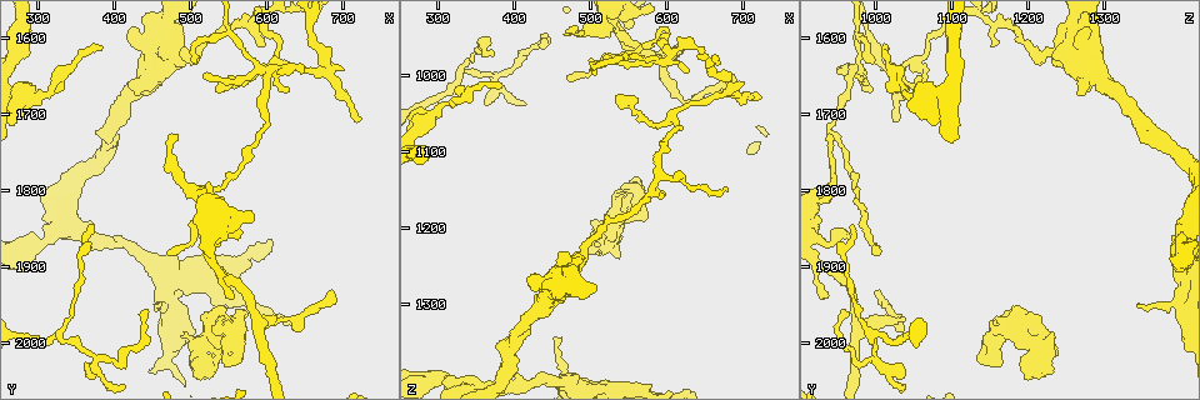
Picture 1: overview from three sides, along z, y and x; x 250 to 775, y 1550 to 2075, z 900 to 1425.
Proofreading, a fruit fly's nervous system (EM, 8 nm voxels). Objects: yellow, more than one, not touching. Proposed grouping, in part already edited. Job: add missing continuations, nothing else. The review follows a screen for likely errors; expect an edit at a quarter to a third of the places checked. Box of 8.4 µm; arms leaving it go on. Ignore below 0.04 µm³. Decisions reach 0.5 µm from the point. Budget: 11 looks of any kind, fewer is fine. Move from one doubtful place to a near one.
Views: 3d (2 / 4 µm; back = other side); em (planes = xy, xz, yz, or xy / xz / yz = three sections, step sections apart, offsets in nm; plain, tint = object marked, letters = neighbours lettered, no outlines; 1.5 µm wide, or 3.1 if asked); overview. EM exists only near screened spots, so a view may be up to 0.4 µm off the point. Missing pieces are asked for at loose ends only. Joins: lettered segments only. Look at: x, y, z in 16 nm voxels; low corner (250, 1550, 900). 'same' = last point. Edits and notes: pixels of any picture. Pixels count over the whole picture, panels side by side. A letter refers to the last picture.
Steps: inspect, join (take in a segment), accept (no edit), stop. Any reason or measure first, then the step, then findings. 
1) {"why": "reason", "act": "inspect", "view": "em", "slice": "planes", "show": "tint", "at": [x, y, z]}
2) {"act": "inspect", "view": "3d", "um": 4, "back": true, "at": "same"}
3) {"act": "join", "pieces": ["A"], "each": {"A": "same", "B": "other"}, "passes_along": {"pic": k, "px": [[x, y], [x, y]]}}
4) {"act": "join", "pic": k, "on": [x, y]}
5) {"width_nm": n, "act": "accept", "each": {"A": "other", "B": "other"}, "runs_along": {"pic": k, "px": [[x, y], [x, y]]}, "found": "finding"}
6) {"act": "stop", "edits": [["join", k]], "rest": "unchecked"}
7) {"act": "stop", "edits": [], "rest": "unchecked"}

{"why": "tapers out", "act": "inspect", "view": "3d", "um": 4, "at": [385, 1615, 1015]}

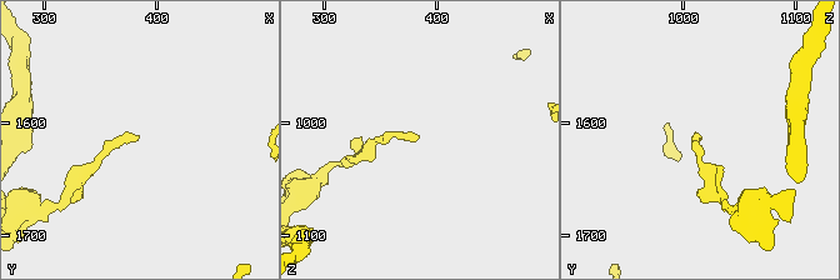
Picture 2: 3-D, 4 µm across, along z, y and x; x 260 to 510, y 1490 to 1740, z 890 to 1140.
{"why": "shape alone is not enough", "act": "inspect", "view": "em", "slice": "yz", "step": 8, "show": "letters", "at": [384, 1612, 1012]}

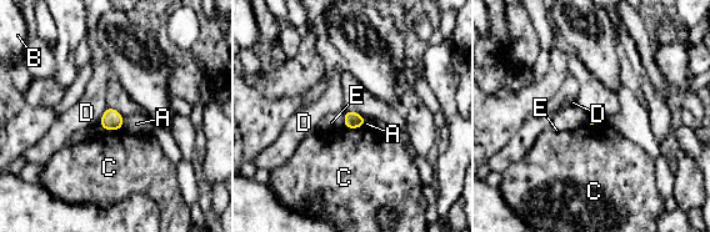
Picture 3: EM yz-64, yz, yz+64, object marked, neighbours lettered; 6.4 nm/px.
{"act": "accept", "each": {"A": "other", "B": "other", "C": "other", "D": "other", "E": "other"}, "border": {"pic": 3, "px": [[345, 111], [341, 126]]}, "found": "none of them fits"}

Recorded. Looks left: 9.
{"why": "thin end", "act": "inspect", "view": "em", "slice": "planes", "show": "letters", "at": [535, 1670, 1030]}

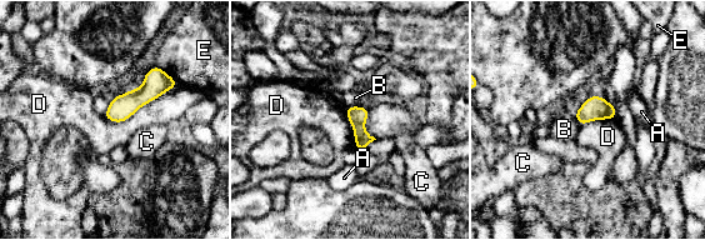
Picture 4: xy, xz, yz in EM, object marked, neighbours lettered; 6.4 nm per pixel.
{"width_nm": 120, "act": "accept", "each": {"A": "other", "B": "other", "C": "other", "D": "other", "E": "other"}, "border": {"pic": 4, "px": [[163, 94], [123, 121], [103, 115]]}, "found": "no lettered segment goes on from it"}

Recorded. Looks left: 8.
{"why": "tapers out", "act": "inspect", "view": "em", "slice": "planes", "show": "tint", "at": [480, 1725, 935]}

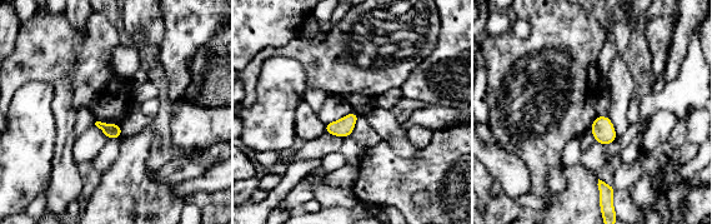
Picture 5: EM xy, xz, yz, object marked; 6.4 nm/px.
{"why": "what lies round it", "act": "inspect", "view": "em", "slice": "planes", "show": "letters", "at": "same"}

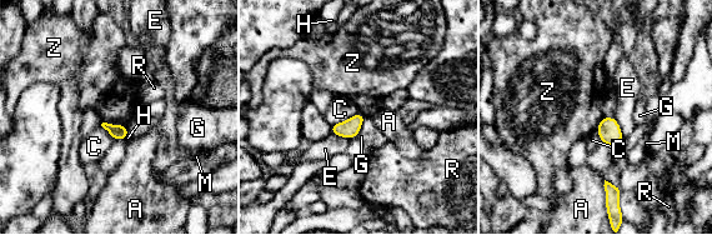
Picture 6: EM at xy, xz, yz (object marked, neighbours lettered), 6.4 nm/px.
{"act": "accept", "each": {"A": "other", "C": "other", "E": "other", "G": "other", "H": "other", "M": "other", "R": "other", "Z": "other"}, "border": {"pic": 6, "px": [[103, 121], [126, 126]]}, "found": "none of them fits"}

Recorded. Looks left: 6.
{"why": "thin end", "act": "inspect", "view": "3d", "um": 4, "at": [590, 1610, 1155]}

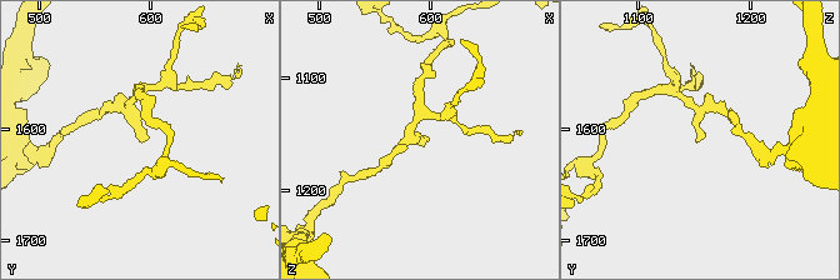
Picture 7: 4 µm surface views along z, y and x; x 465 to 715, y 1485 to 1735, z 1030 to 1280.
{"act": "inspect", "view": "em", "slice": "planes", "show": "letters", "at": [594, 1610, 1156]}

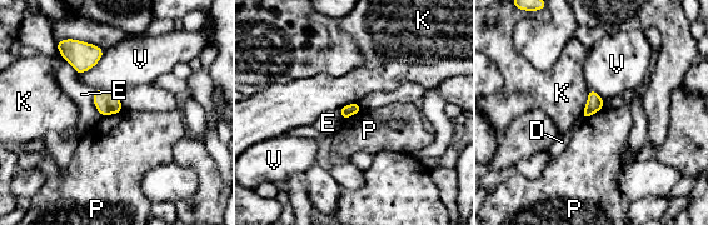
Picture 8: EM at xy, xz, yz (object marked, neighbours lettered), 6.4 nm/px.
{"width_nm": 80, "act": "accept", "each": {"D": "other", "E": "other", "K": "other", "P": "other", "V": "other"}, "found": "none of them fits"}

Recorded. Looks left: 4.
{"act": "stop", "edits": [], "rest": "unchecked"}

